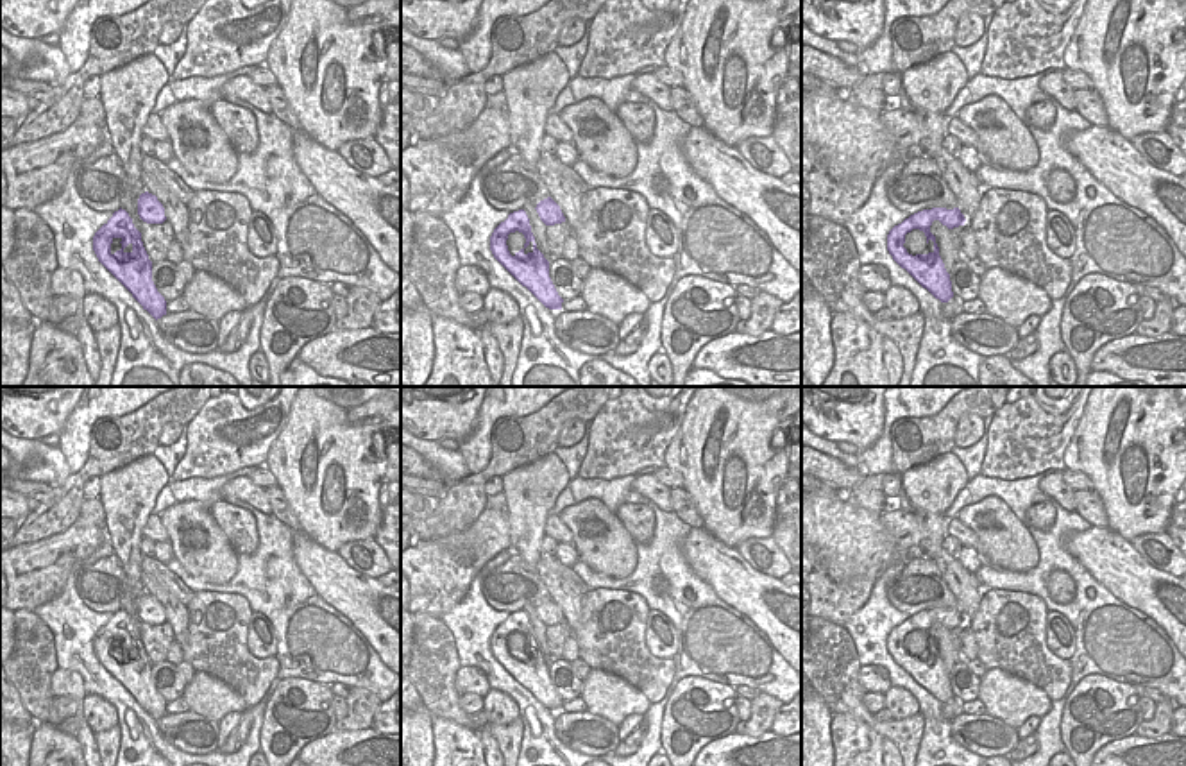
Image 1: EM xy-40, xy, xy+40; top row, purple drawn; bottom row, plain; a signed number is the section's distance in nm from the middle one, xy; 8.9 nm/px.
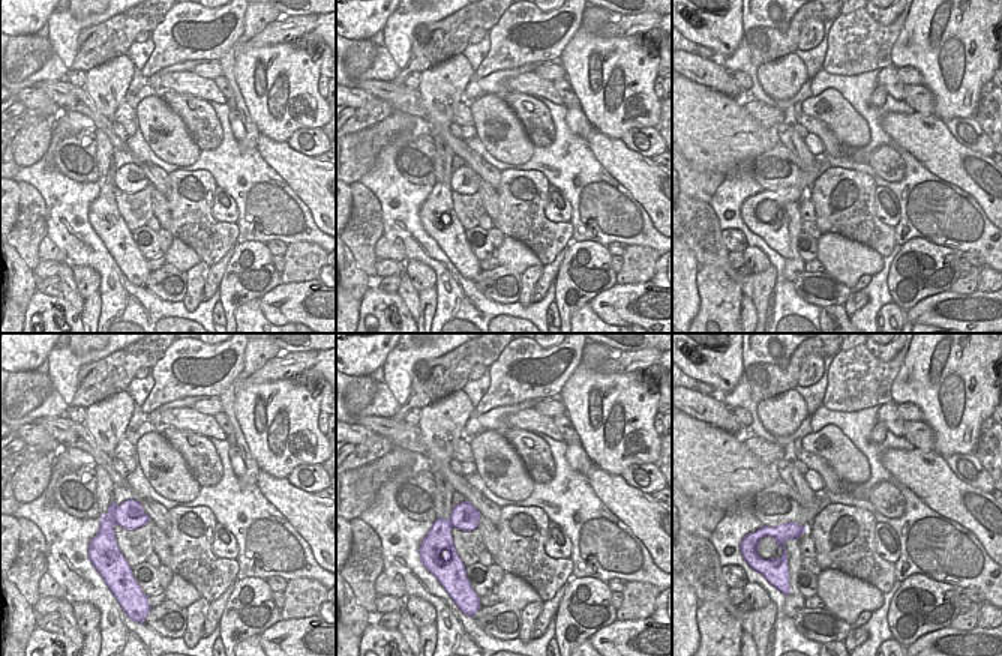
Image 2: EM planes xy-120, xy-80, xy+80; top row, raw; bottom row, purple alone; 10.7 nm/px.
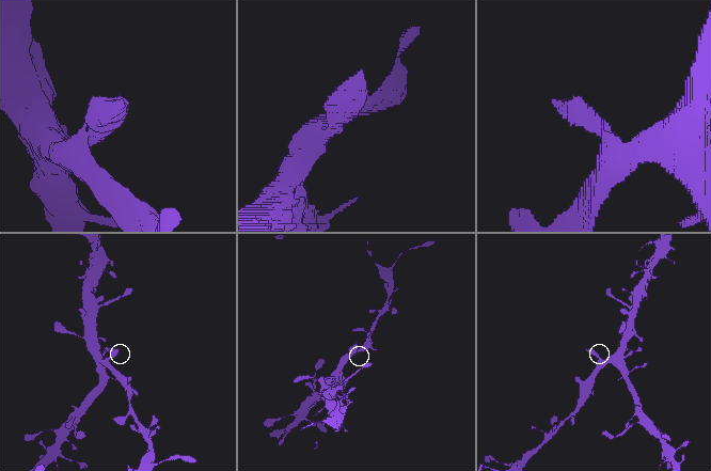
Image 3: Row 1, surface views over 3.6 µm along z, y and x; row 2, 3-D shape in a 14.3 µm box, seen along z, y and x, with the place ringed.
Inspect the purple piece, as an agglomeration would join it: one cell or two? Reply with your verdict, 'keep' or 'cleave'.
keep

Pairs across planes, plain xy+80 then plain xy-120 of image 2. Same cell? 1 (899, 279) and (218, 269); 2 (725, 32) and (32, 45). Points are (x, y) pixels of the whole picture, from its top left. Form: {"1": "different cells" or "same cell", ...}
{"1": "different cells", "2": "different cells"}

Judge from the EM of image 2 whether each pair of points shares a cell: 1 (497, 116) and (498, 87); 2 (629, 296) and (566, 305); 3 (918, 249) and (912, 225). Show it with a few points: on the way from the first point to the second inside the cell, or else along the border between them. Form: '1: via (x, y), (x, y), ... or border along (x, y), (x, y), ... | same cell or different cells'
1: border along (501, 93), (483, 93), (480, 96) | different cells
2: border along (615, 282), (587, 302) | different cells
3: border along (903, 243), (914, 237), (924, 237), (948, 248) | different cells

